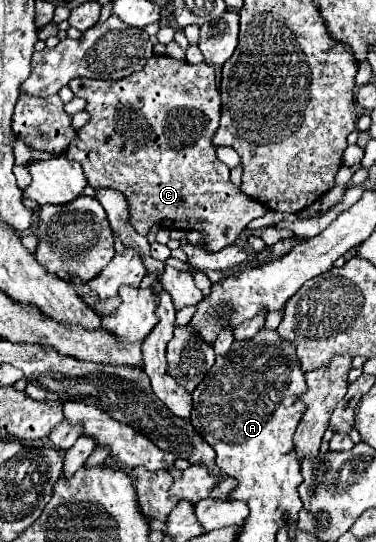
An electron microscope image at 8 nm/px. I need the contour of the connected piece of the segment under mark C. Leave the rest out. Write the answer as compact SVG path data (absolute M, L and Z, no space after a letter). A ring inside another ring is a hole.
M152 56L140 72L122 80L92 80L74 78L70 84L74 96L84 98L90 120L82 126L74 142L66 150L66 158L82 164L88 182L96 186L114 186L122 190L130 202L132 226L140 234L148 234L154 224L178 230L206 232L206 246L218 252L238 238L246 224L266 214L266 208L242 194L230 182L230 168L216 158L212 138L220 122L220 94L216 86L214 68L210 64L178 62L170 56Z

